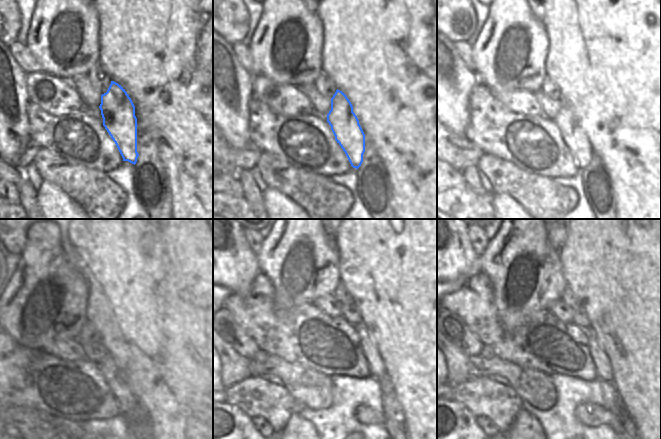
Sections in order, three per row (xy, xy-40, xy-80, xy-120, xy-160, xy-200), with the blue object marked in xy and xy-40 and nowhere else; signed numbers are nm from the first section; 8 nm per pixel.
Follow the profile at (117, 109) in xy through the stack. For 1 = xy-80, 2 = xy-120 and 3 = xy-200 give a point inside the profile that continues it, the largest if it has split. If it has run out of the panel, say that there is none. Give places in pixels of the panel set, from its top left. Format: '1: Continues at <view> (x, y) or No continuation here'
1: Continues at xy-80 (573, 135)
2: Continues at xy-120 (140, 370)
3: Continues at xy-200 (602, 363)

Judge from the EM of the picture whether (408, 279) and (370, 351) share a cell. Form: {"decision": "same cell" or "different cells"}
{"decision": "different cells"}

